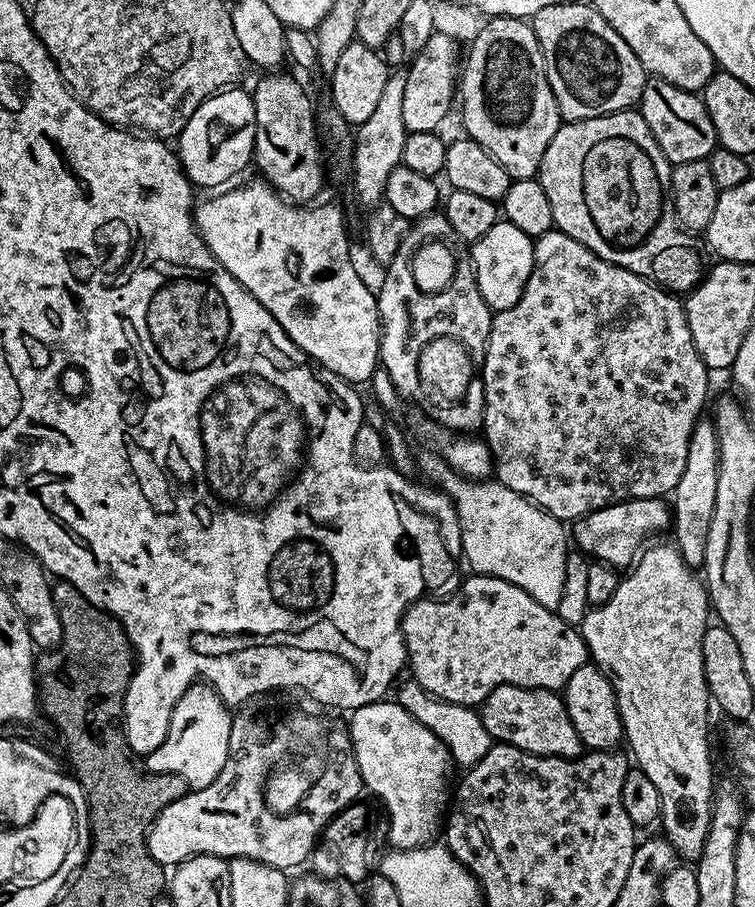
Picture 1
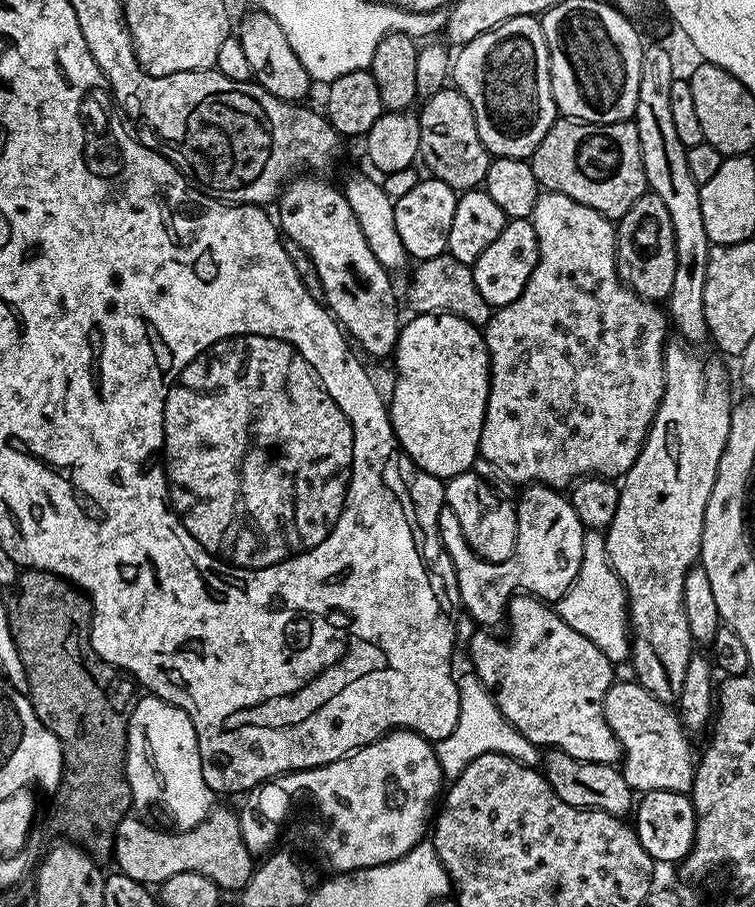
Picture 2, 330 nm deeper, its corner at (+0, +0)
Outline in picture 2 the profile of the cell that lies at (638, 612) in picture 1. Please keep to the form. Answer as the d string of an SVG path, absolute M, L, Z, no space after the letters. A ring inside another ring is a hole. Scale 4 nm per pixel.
M684 342L669 343L664 349L664 393L662 402L652 419L652 425L648 427L648 436L644 439L644 445L640 448L638 458L634 466L625 472L622 483L619 485L620 497L618 498L618 510L614 510L614 518L608 523L606 529L606 550L608 561L618 574L618 578L624 584L624 590L628 594L628 607L626 620L630 625L632 637L632 655L630 665L636 671L635 679L647 692L654 694L663 704L675 705L682 694L682 682L686 678L686 666L694 654L694 641L690 634L690 626L686 622L686 610L682 602L682 582L686 582L686 574L692 568L697 567L700 559L700 543L702 542L702 526L706 518L706 502L710 502L710 490L714 490L714 478L718 474L718 458L722 458L724 439L730 434L730 418L734 407L734 399L728 392L724 392L724 377L728 372L716 360L703 360L695 347Z

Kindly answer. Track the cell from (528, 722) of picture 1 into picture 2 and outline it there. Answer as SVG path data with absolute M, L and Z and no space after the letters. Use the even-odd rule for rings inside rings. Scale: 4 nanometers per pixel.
M553 748L543 753L542 771L554 794L558 794L558 798L570 806L599 810L621 818L633 811L634 793L619 767L570 758L570 754Z

